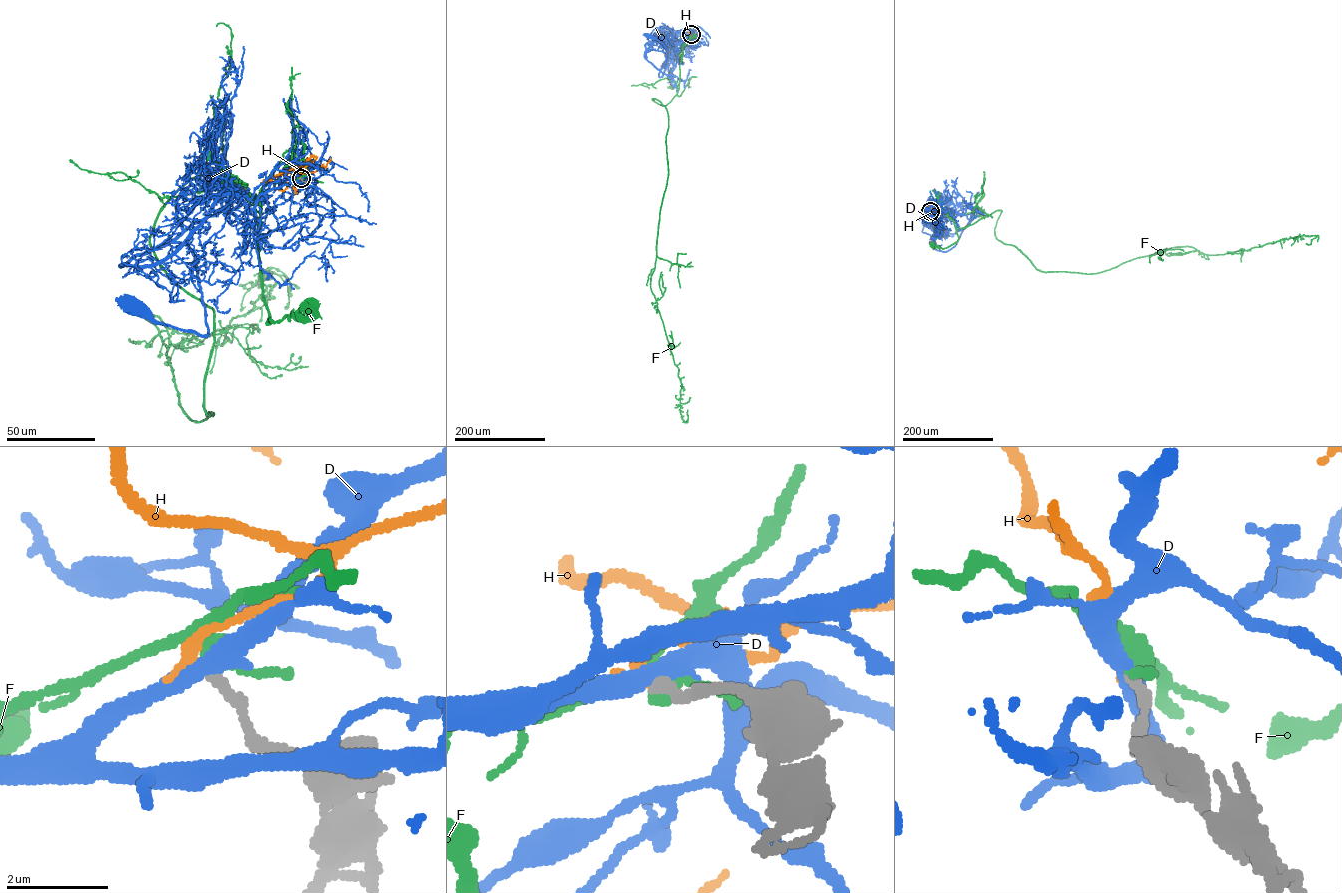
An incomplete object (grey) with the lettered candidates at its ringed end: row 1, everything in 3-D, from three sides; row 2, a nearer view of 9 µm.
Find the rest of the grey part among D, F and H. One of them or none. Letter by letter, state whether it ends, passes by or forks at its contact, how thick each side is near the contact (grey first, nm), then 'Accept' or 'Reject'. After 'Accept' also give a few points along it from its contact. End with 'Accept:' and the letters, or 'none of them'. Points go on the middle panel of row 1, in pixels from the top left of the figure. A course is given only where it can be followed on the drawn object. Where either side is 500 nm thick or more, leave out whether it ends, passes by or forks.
D: It passes by. Thickness 240 nm (grey) against 400 nm. Reject
F: It forks there. Thickness 240 nm (grey) against 280 nm. Reject
H: It ends there. Thickness 220 nm (grey) against 200 nm. Accept
Accept: H

